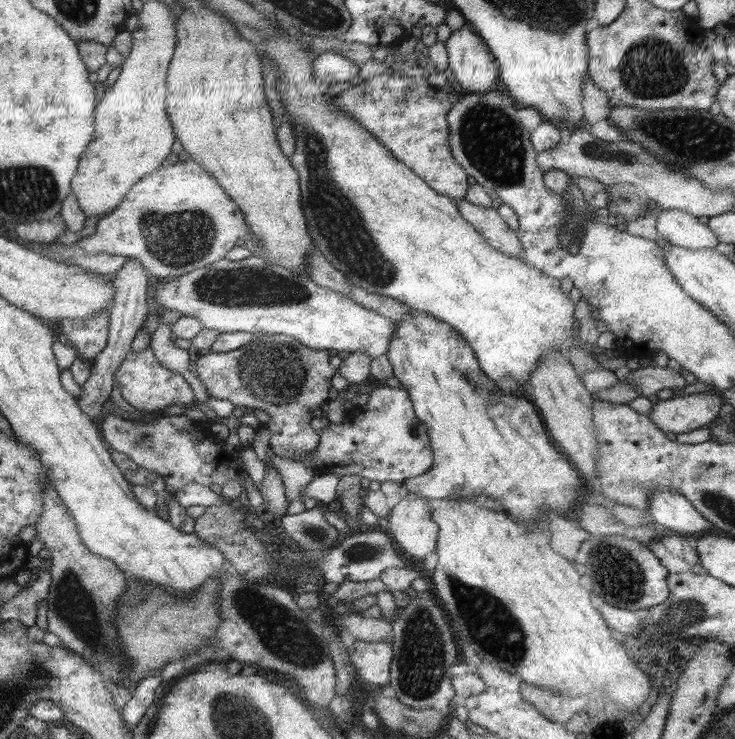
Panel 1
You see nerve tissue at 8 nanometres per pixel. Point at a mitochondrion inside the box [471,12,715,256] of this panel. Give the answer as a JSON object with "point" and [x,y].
{"point":[654,67]}

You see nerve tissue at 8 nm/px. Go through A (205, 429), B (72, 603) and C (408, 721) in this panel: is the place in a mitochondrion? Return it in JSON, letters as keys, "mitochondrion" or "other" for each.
{"A":"other","B":"mitochondrion","C":"mitochondrion"}

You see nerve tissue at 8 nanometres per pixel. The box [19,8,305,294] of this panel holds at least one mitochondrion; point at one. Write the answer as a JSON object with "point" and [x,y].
{"point":[175,240]}

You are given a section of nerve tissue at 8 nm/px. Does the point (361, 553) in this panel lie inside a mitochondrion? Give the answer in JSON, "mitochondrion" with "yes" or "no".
{"mitochondrion":"yes"}

